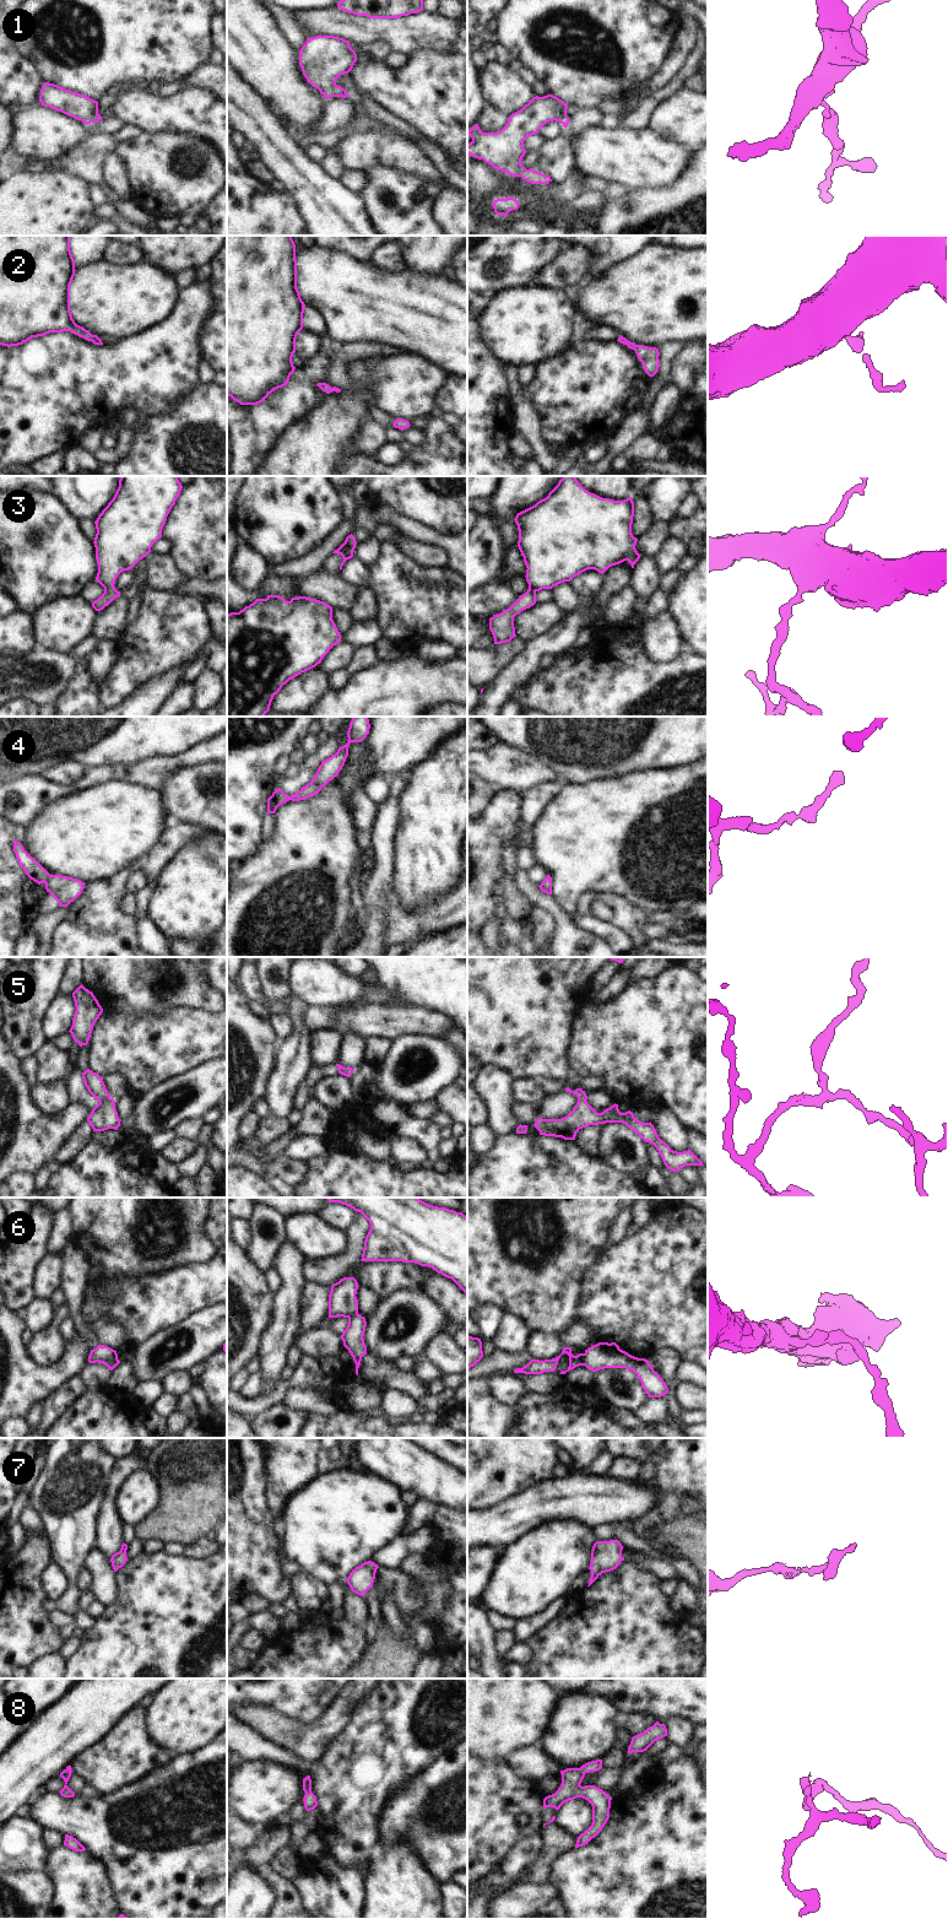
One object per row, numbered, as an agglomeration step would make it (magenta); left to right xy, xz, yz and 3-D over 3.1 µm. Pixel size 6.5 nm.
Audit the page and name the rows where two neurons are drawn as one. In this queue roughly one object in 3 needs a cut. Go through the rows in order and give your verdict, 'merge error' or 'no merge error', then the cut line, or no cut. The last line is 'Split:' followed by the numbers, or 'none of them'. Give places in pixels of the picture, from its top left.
1: merge error; cut xz (336, 85), (331, 90), (330, 96)
2: no merge error; cut none
3: no merge error; cut none
4: no merge error; cut none
5: no merge error; cut none
6: merge error; cut yz (585, 1353), (583, 1365)
7: no merge error; cut none
8: no merge error; cut none
Split: 1, 6

